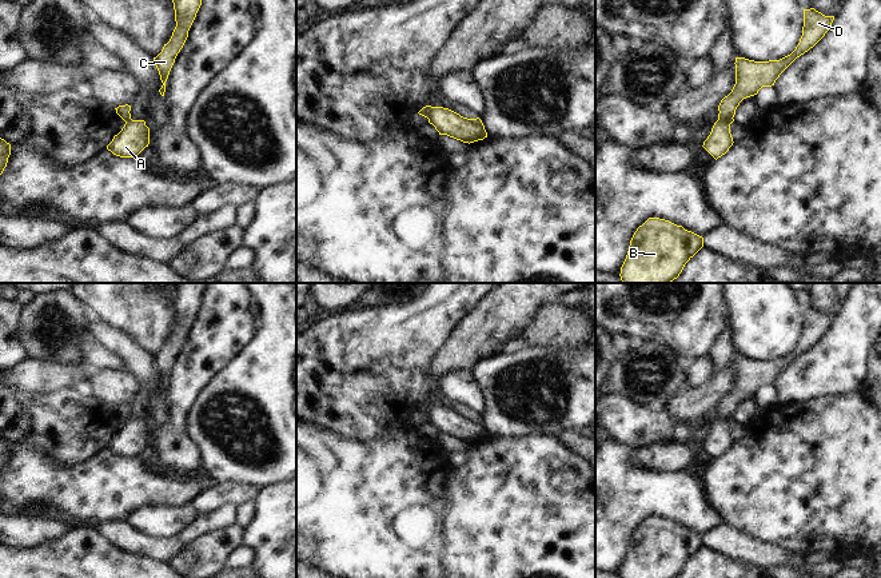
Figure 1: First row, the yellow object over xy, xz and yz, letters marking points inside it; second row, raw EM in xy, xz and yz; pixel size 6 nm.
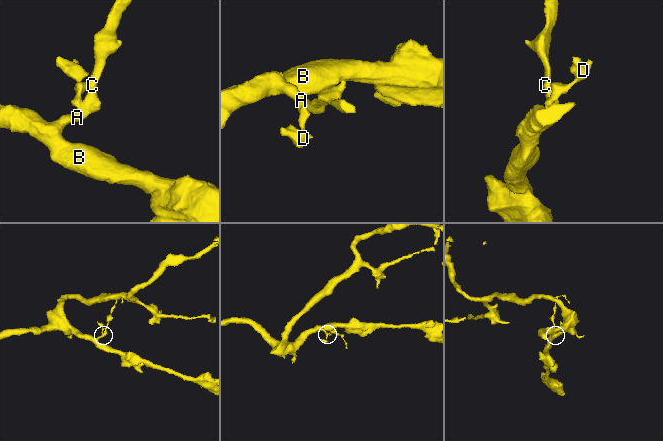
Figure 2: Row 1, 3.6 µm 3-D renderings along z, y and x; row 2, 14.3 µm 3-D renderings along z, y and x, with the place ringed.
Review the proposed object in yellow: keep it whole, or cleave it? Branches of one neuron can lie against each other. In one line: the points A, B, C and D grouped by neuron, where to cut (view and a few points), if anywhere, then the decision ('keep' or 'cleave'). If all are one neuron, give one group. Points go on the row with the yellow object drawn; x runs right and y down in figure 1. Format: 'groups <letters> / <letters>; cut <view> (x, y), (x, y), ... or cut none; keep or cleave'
groups A B C / D; cut yz (718, 118), (732, 119); cleave

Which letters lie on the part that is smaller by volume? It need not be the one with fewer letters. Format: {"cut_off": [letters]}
{"cut_off": ["D"]}

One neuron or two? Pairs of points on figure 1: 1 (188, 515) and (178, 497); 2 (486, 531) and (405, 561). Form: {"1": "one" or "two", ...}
{"1": "two", "2": "two"}

